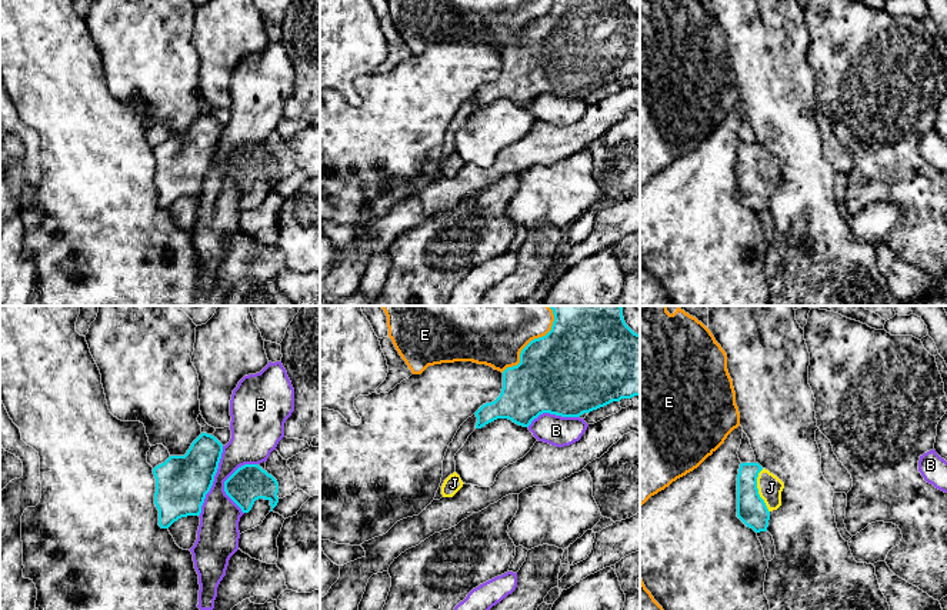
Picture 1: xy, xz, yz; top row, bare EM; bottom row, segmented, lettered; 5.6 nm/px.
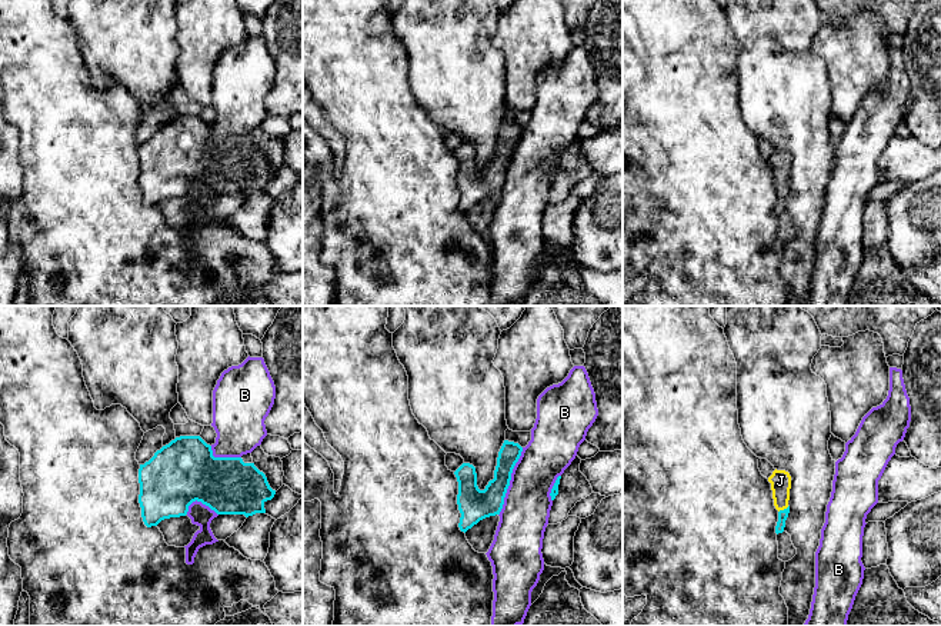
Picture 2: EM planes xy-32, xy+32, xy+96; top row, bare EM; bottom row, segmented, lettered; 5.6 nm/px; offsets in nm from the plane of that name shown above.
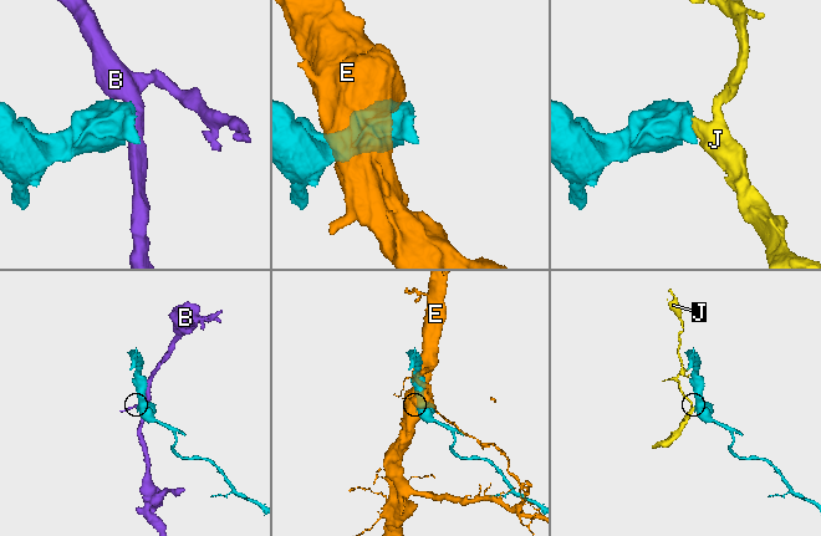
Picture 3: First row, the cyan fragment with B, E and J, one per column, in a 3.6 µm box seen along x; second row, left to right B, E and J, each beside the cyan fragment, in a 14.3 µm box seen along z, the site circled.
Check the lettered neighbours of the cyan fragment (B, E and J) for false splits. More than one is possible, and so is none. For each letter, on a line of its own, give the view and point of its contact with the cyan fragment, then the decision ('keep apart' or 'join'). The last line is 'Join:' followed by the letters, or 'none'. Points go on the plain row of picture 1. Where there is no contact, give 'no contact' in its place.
B: xy (213, 160) | keep apart
E: xz (526, 26) | keep apart
J: yz (757, 170) | join
Join: J

